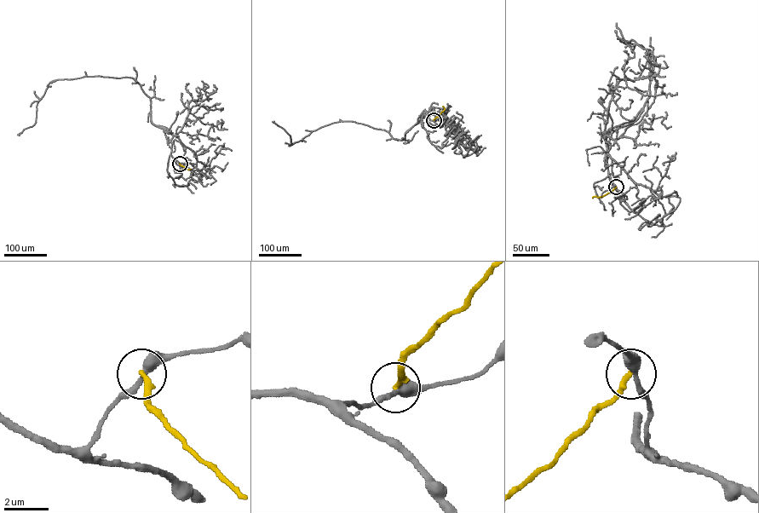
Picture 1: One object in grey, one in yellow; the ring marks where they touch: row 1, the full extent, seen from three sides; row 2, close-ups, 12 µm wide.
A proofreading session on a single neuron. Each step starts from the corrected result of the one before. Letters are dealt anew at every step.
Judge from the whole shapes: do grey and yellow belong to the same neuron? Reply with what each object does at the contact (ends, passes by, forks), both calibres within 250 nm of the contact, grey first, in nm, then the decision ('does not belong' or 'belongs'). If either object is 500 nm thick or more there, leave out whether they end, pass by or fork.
grey passes by | yellow ends | 360/280 nm | does not belong

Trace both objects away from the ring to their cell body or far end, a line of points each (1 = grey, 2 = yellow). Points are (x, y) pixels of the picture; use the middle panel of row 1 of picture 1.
1: (434, 120), (425, 115), (428, 114), (422, 116), (428, 117), (431, 111)
2: (434, 120), (445, 110), (443, 106)

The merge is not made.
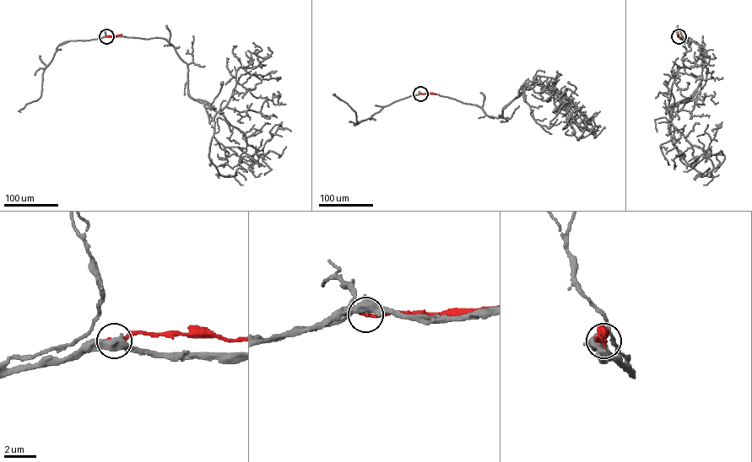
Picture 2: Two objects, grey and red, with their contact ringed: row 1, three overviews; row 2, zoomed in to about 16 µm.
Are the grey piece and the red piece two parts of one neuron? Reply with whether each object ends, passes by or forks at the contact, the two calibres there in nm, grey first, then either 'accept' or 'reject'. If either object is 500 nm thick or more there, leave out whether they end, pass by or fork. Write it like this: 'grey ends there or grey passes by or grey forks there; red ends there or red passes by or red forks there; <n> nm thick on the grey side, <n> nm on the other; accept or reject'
550 nm thick on the grey side, 240 nm on the other; reject

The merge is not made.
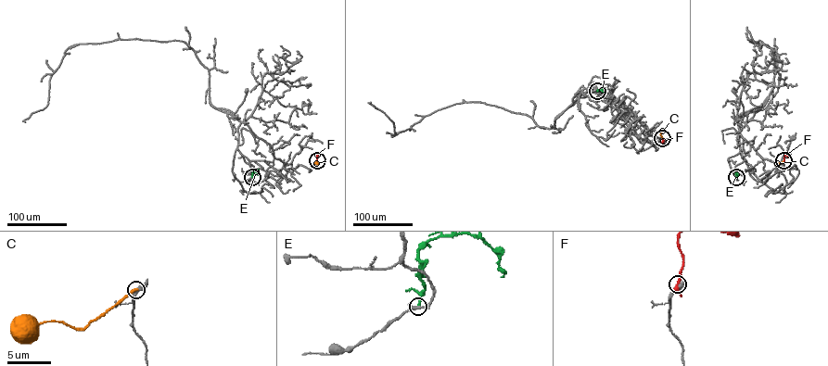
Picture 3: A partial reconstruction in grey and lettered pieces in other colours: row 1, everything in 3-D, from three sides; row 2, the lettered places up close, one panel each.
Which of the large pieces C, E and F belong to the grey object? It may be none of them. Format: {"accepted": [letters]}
{"accepted": []}

